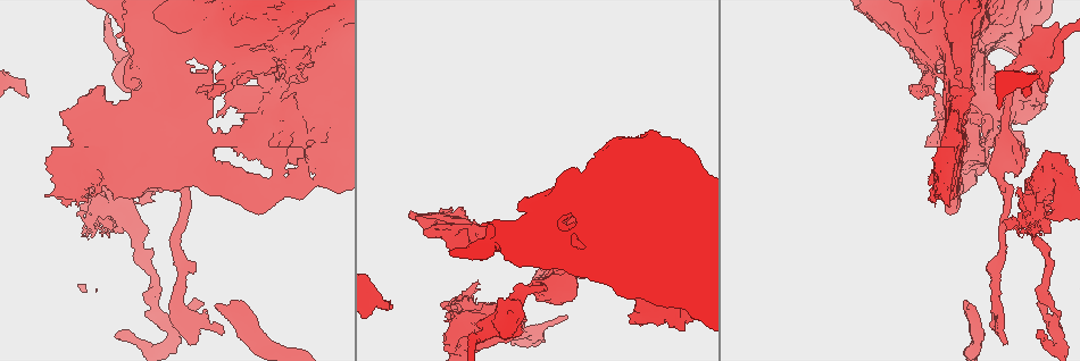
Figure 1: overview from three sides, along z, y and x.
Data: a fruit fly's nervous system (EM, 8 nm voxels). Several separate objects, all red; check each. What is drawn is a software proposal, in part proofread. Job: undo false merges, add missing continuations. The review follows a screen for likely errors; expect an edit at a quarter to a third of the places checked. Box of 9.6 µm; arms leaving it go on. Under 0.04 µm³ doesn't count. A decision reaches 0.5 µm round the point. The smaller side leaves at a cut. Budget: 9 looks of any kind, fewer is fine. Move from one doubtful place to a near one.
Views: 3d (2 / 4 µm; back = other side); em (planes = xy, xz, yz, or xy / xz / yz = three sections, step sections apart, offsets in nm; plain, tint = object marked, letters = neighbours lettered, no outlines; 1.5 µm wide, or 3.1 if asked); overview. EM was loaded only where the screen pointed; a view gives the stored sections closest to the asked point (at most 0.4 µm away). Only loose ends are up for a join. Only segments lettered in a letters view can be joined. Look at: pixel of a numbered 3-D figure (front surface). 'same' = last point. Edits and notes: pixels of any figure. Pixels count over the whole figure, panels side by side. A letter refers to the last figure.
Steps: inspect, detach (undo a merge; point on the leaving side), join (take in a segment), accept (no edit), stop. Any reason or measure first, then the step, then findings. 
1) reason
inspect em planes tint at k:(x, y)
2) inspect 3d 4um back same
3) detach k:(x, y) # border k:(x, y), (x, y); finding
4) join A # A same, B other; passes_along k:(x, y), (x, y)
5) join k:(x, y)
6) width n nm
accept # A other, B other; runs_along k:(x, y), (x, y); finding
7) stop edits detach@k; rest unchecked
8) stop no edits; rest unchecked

thick end
inspect 3d 4um at 1:(392, 304)

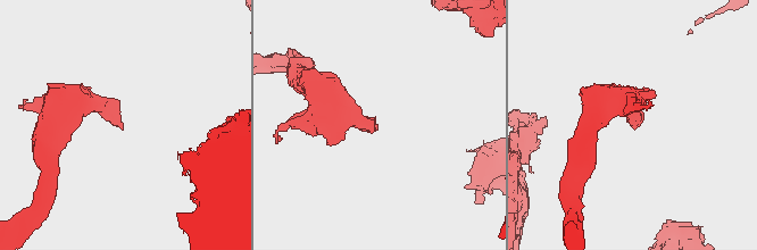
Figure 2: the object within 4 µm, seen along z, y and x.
need the tissue
inspect em yz step 4 tint at 2:(634, 127)

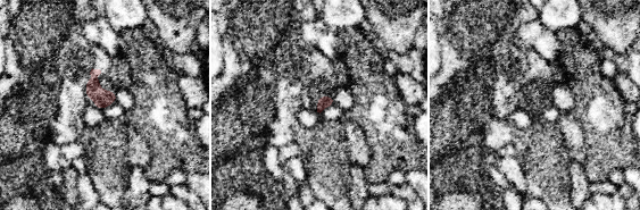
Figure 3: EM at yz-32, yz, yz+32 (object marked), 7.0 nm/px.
inspect em planes letters same

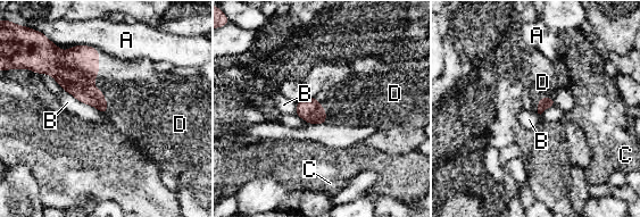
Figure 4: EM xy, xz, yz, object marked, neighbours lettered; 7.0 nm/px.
join D # A other, B other, C other, D same; passes_along 4:(74, 69), (93, 85), (129, 86); it goes on there

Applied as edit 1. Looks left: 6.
thick turns thin
inspect em yz step 4 tint at 1:(480, 334)

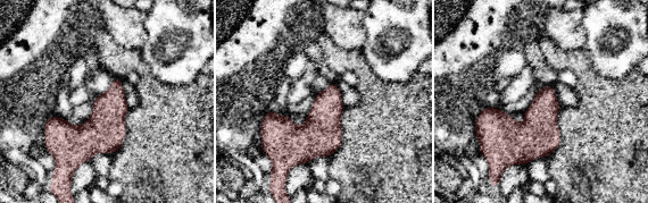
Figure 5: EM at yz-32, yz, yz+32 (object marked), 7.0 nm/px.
another direction
inspect em planes tint same

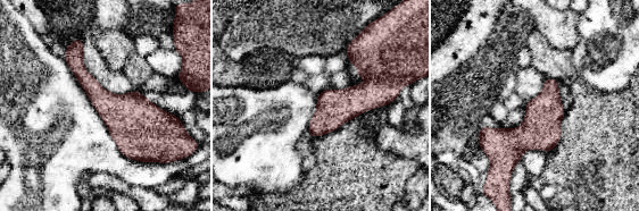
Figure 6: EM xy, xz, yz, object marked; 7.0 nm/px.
inspect em planes letters same

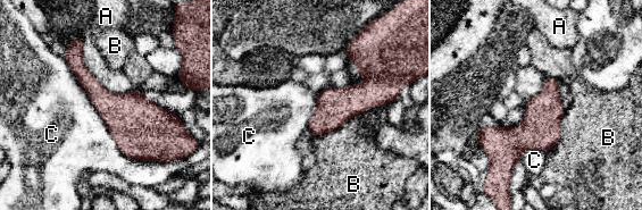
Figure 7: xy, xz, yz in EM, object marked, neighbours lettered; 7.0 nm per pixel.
accept # A other, B other, C other; border 7:(78, 83), (117, 148), (155, 161); one neuron here

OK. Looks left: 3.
free end
inspect 3d 4um at 1:(196, 343)

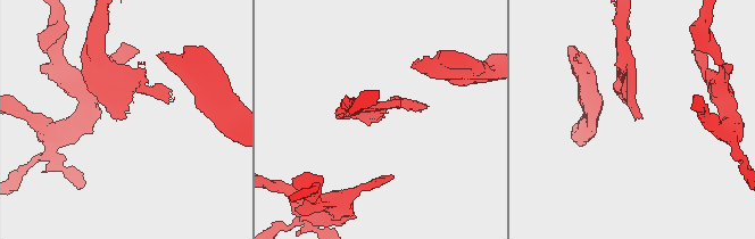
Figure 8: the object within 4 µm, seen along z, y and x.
inspect em planes letters at 8:(636, 117)

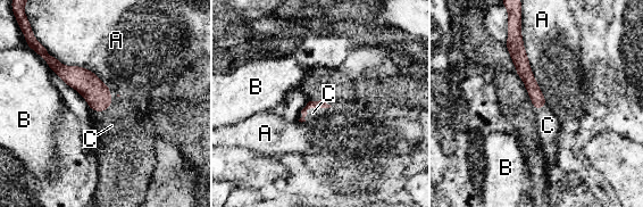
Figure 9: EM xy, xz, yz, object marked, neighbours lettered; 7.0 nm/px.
join C # A other, B other, C same; passes_along 9:(317, 105), (312, 107), (312, 113); the neuron continues

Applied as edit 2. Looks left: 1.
stop edits join@4, join@9; rest unchecked

